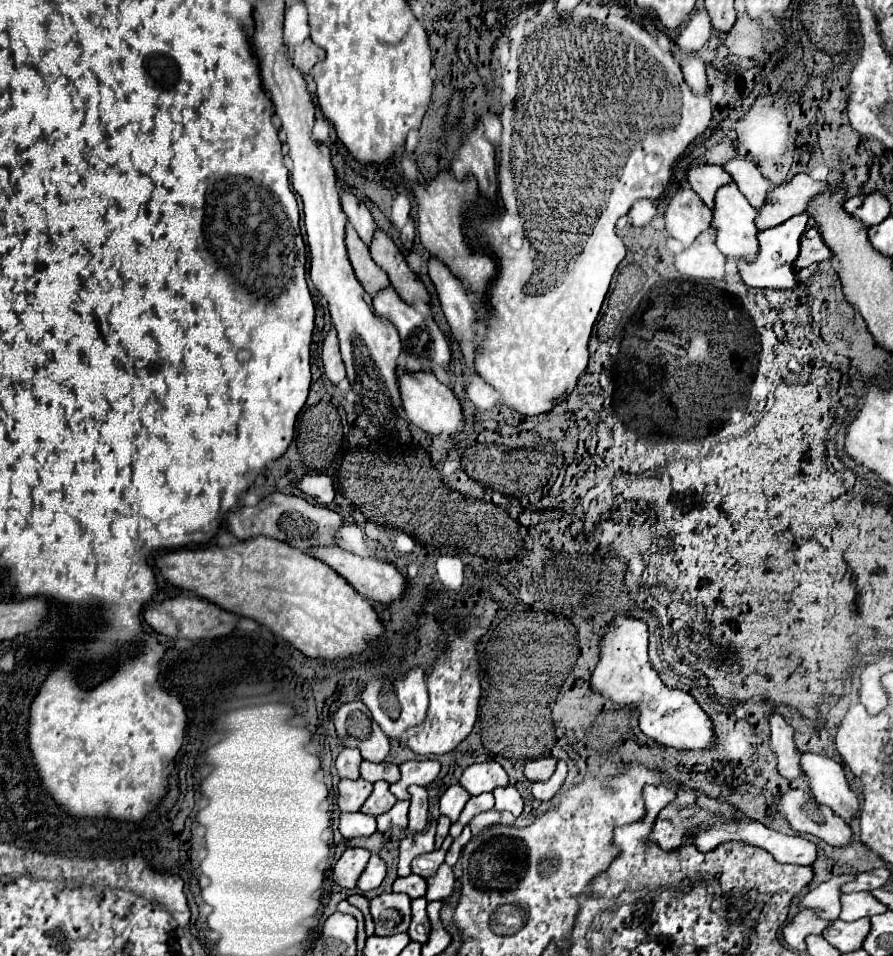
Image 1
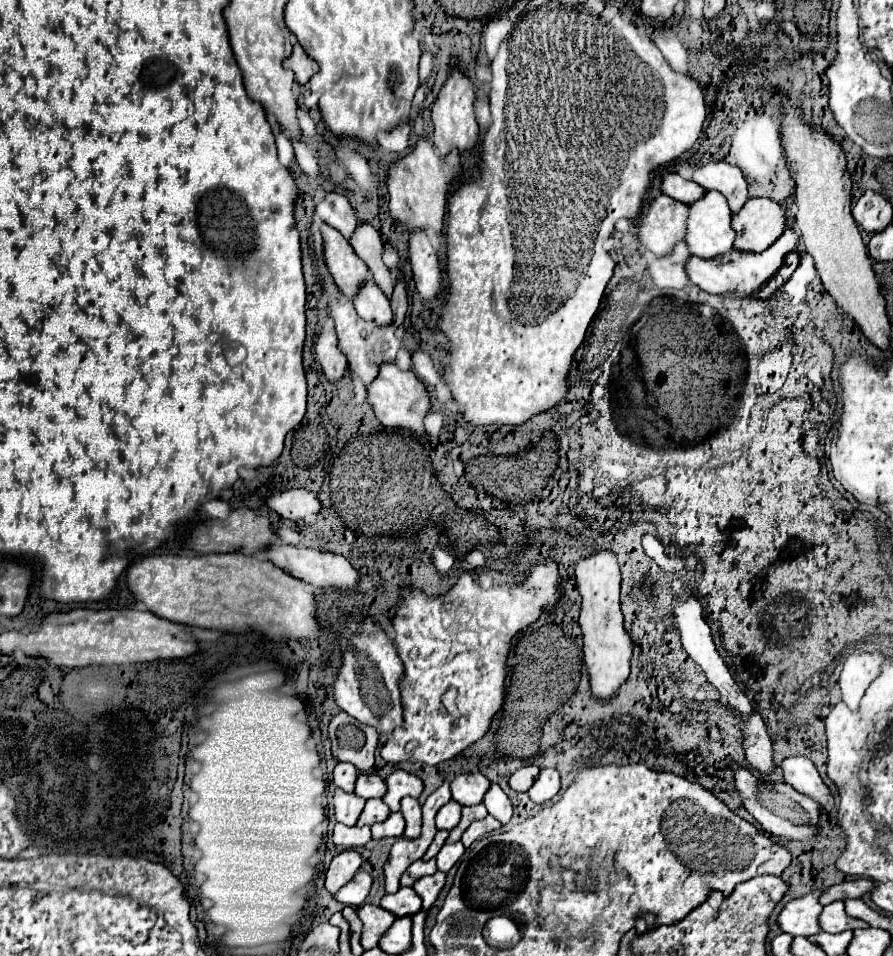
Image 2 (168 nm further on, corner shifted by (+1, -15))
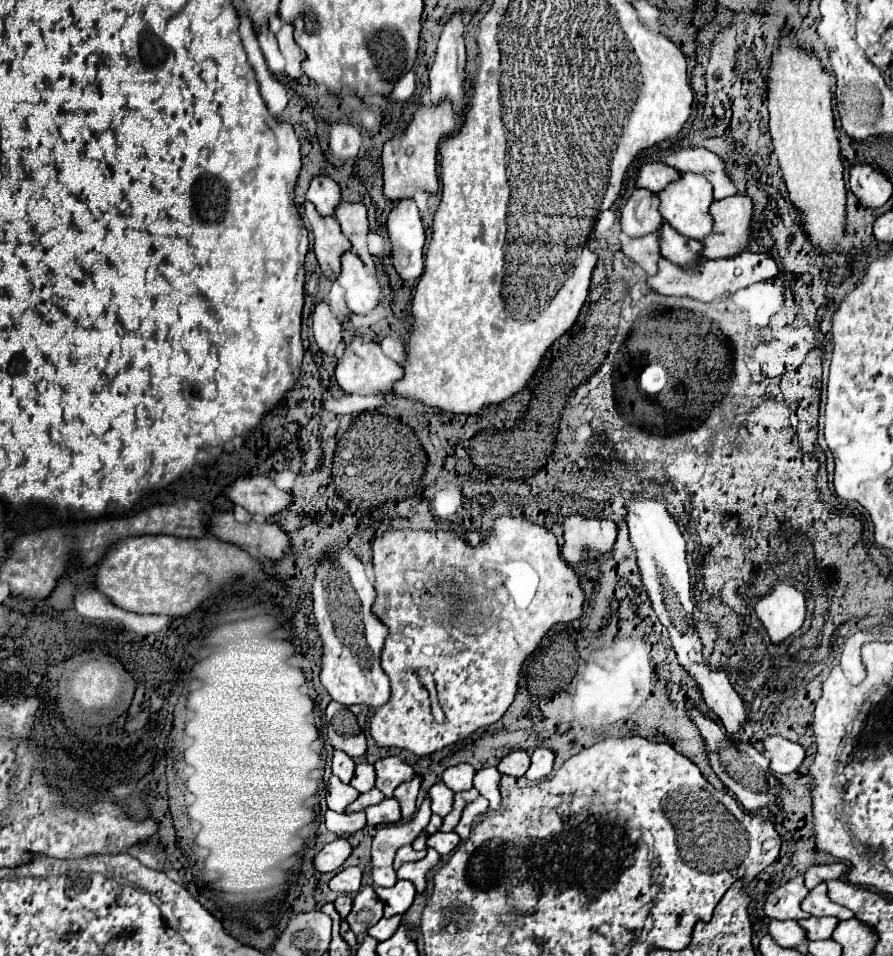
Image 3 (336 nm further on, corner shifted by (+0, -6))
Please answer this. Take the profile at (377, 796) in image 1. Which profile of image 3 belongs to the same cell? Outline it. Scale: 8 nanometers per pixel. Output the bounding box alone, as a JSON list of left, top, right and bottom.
[347,789,385,813]

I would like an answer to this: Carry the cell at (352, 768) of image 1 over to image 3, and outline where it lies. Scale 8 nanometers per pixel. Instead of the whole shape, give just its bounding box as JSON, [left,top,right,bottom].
[333,751,355,783]

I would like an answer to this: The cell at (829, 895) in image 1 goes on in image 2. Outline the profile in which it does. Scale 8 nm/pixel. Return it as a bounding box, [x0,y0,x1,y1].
[776,892,822,936]

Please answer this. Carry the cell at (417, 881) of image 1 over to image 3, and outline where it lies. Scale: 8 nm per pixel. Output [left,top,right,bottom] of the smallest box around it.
[375,879,415,917]

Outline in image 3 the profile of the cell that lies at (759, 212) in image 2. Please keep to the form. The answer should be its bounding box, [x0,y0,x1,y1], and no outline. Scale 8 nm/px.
[703,195,753,259]

